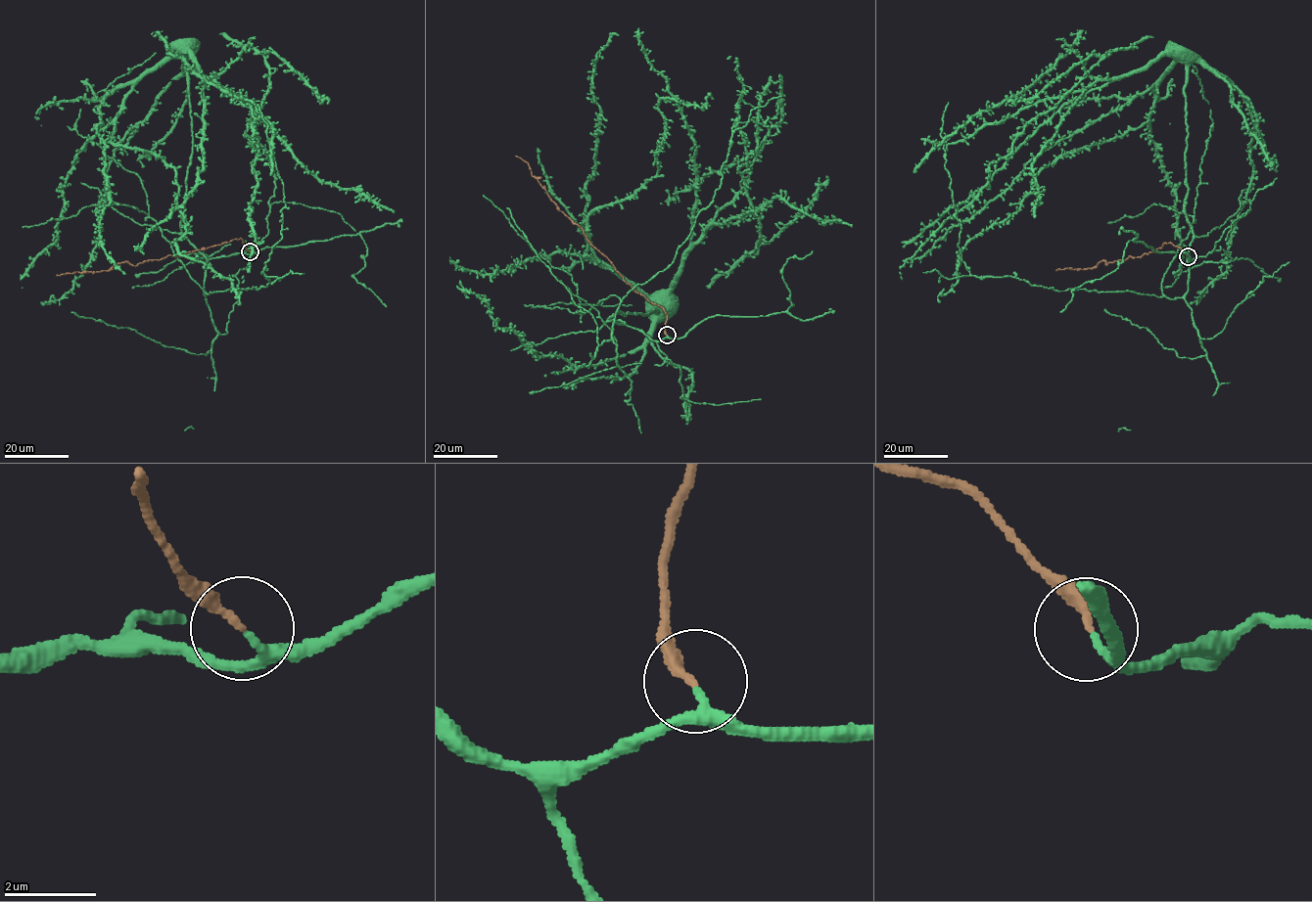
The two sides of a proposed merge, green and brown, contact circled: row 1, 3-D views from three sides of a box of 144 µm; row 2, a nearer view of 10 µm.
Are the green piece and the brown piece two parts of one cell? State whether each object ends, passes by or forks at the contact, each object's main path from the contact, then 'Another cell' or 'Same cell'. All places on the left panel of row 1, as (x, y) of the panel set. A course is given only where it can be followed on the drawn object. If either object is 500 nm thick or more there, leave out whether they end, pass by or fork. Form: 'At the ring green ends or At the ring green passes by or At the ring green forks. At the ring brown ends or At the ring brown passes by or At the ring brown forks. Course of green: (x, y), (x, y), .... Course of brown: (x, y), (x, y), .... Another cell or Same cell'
At the ring green passes by. At the ring brown ends. Course of green: (250, 252), (208, 259), (181, 232), (187, 166), (192, 153), (186, 62), (192, 51), (186, 42), (183, 44). Course of brown: (250, 252), (241, 239), (234, 239), (182, 256), (168, 255), (135, 265), (117, 262), (108, 270), (56, 275). Same cell

